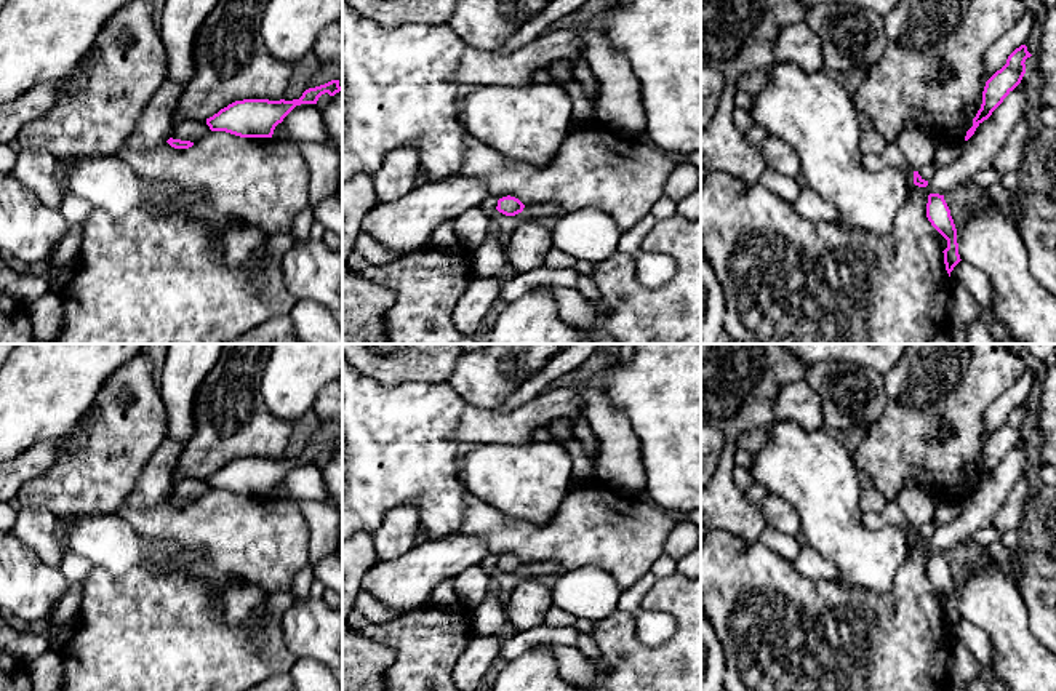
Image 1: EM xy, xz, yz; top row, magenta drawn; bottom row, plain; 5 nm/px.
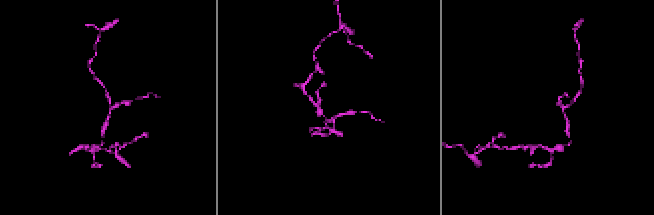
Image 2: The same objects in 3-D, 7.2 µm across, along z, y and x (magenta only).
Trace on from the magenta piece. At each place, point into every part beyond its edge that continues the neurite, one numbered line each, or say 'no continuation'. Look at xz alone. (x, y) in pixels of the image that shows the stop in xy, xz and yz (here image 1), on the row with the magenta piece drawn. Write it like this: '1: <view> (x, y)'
no continuation

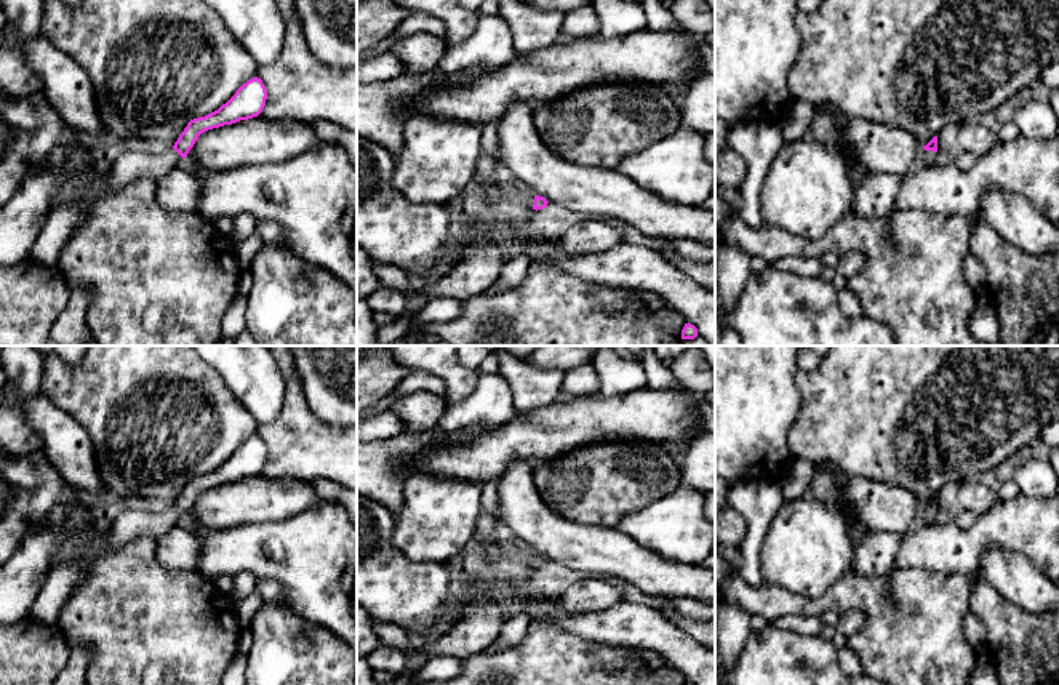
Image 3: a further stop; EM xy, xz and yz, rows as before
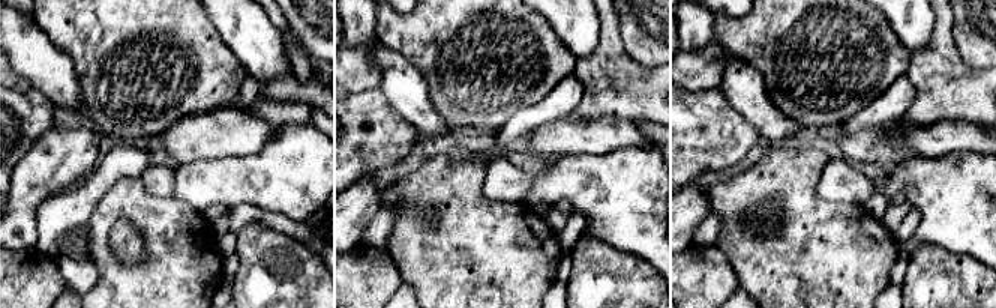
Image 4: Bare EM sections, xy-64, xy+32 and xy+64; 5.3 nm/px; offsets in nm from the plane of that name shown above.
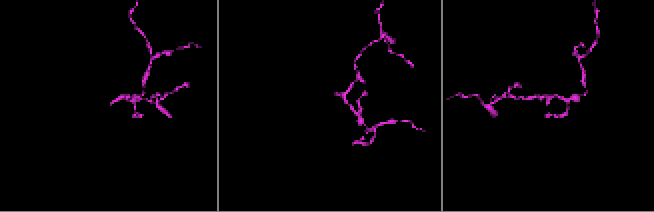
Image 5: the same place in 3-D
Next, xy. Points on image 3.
1: xy (131, 165)

